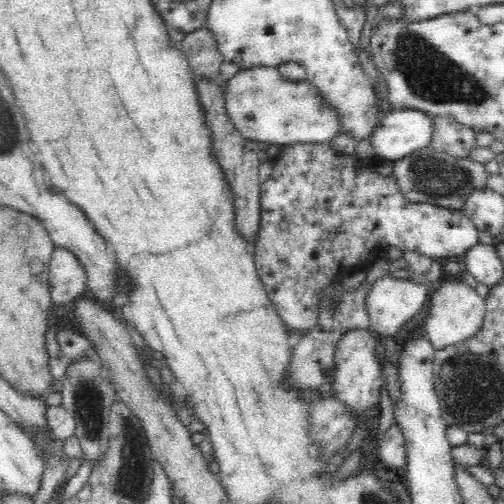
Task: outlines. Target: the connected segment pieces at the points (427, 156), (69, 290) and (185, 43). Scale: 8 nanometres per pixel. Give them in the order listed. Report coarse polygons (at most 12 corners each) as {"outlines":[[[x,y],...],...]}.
{"outlines":[[[428,145],[393,160],[412,202],[463,210],[484,165]],[[68,250],[49,262],[49,292],[63,307],[87,292],[87,273]],[[209,28],[185,33],[177,47],[194,80],[220,79],[223,56]]]}

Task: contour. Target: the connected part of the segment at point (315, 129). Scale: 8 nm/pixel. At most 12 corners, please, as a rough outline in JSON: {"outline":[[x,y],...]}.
{"outline":[[278,67],[224,82],[226,114],[248,140],[329,143],[339,116]]}

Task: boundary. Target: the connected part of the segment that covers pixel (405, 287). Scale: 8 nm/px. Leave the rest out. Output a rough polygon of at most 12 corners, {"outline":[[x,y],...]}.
{"outline":[[391,274],[365,300],[369,329],[394,336],[418,314],[429,288]]}

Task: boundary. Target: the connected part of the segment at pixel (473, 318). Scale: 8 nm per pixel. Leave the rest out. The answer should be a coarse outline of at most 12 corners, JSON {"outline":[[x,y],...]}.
{"outline":[[462,276],[430,294],[423,328],[435,350],[481,329],[485,299]]}

